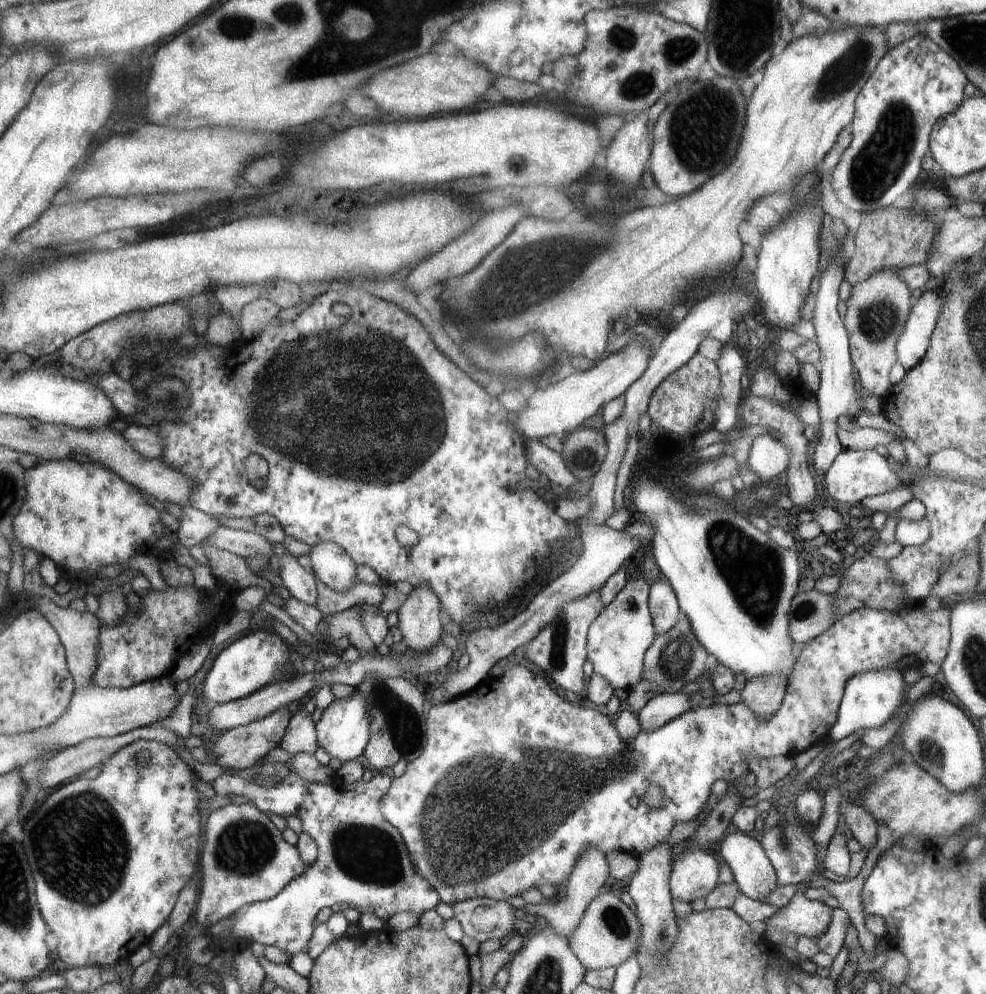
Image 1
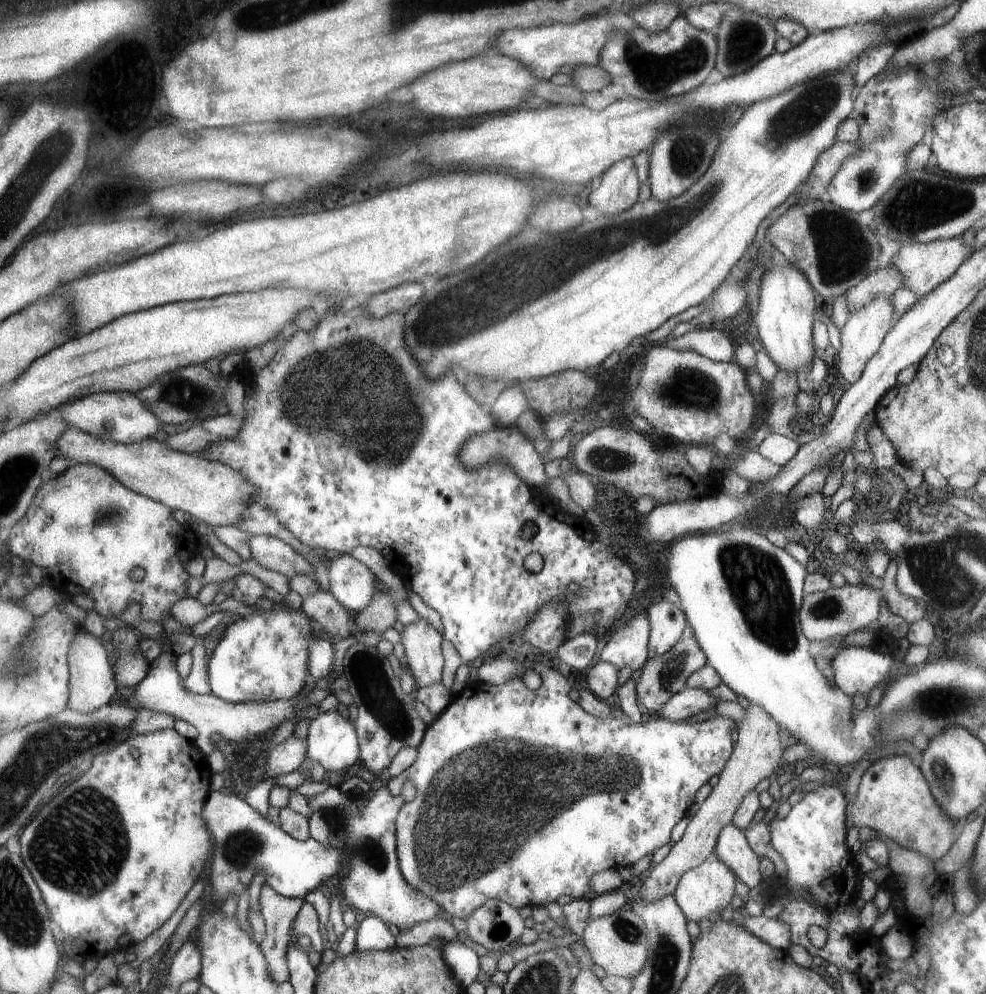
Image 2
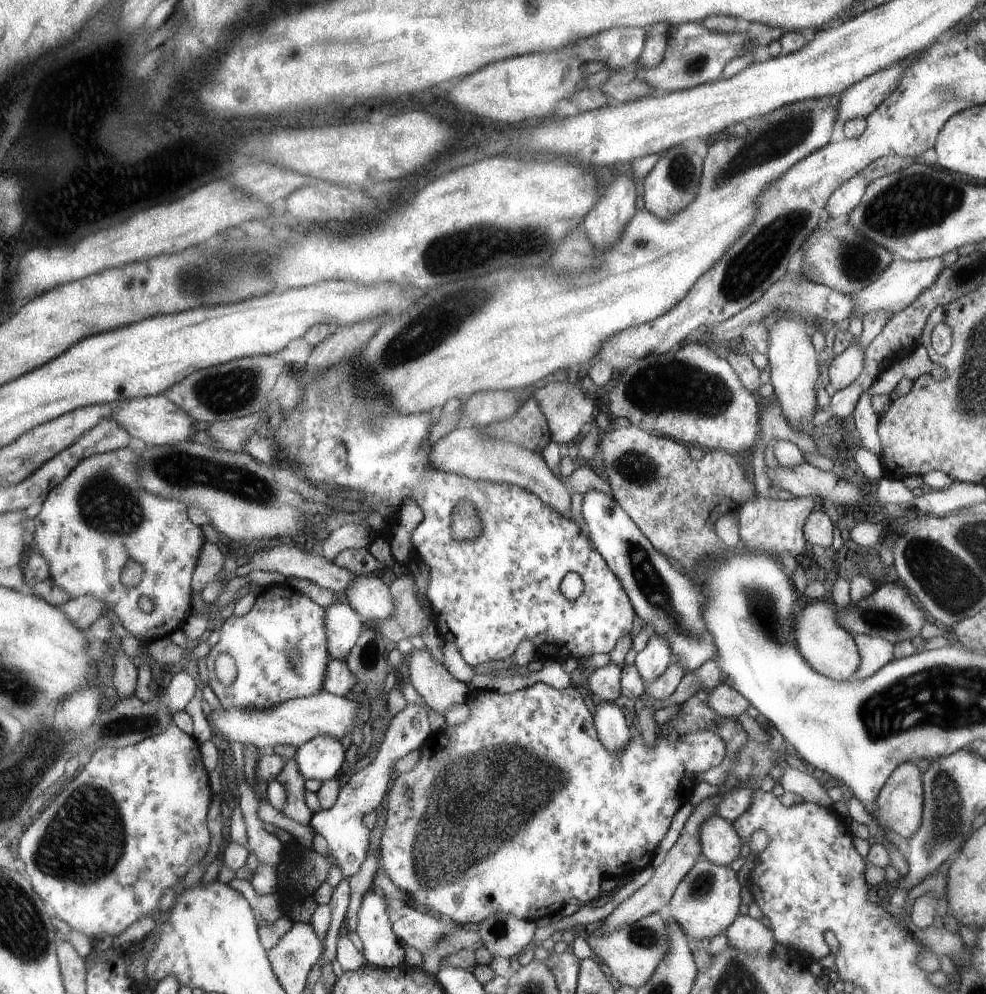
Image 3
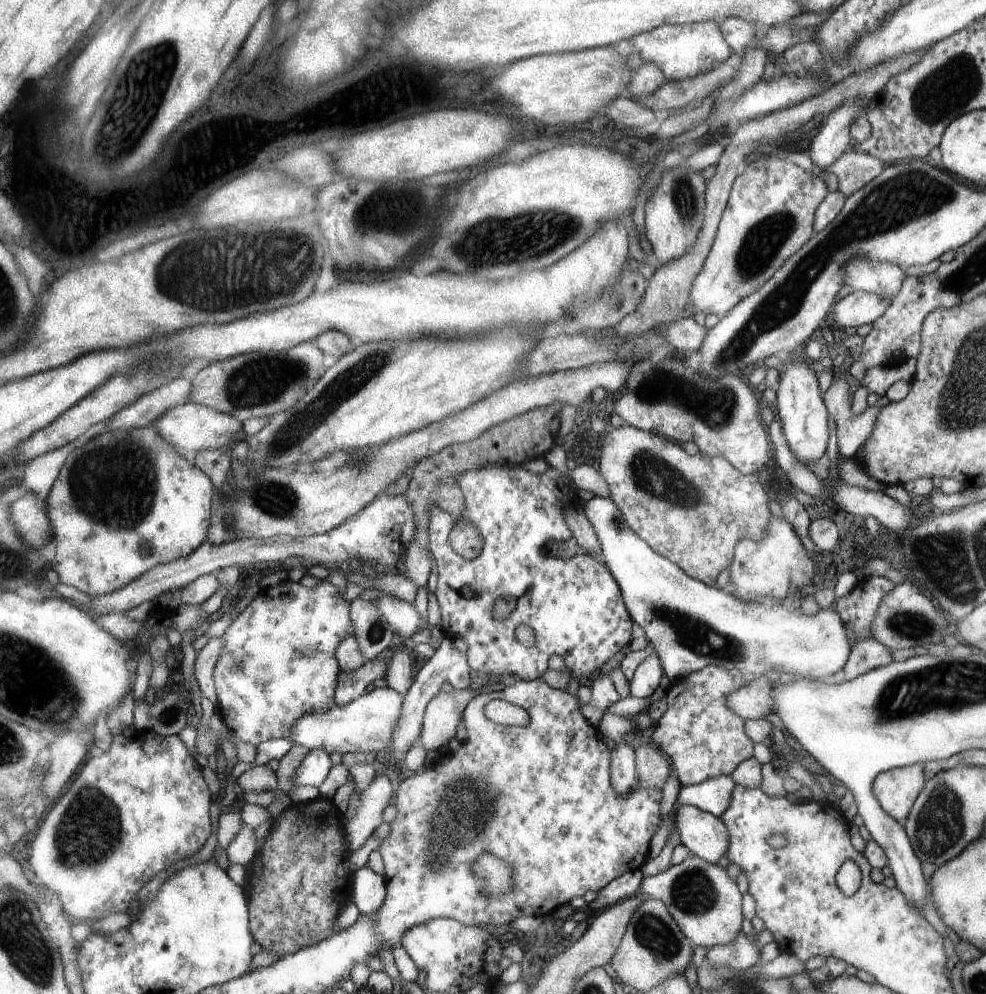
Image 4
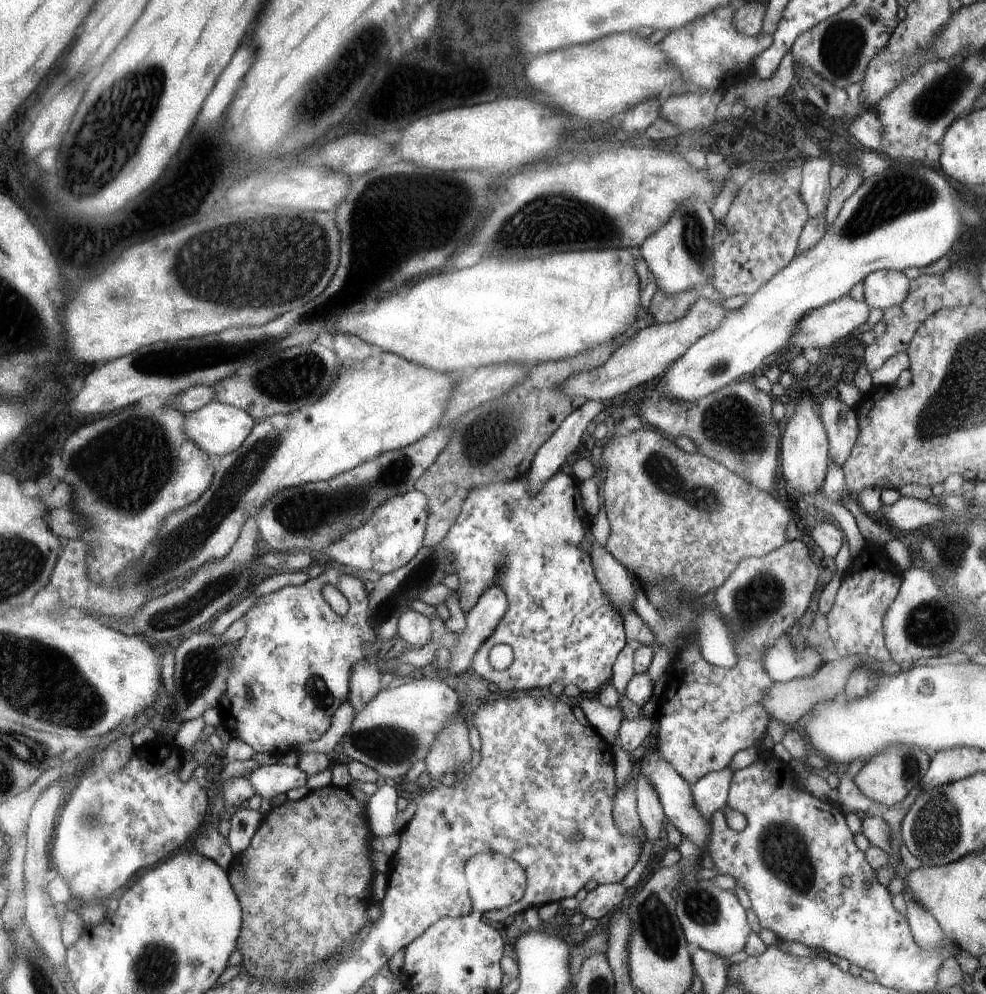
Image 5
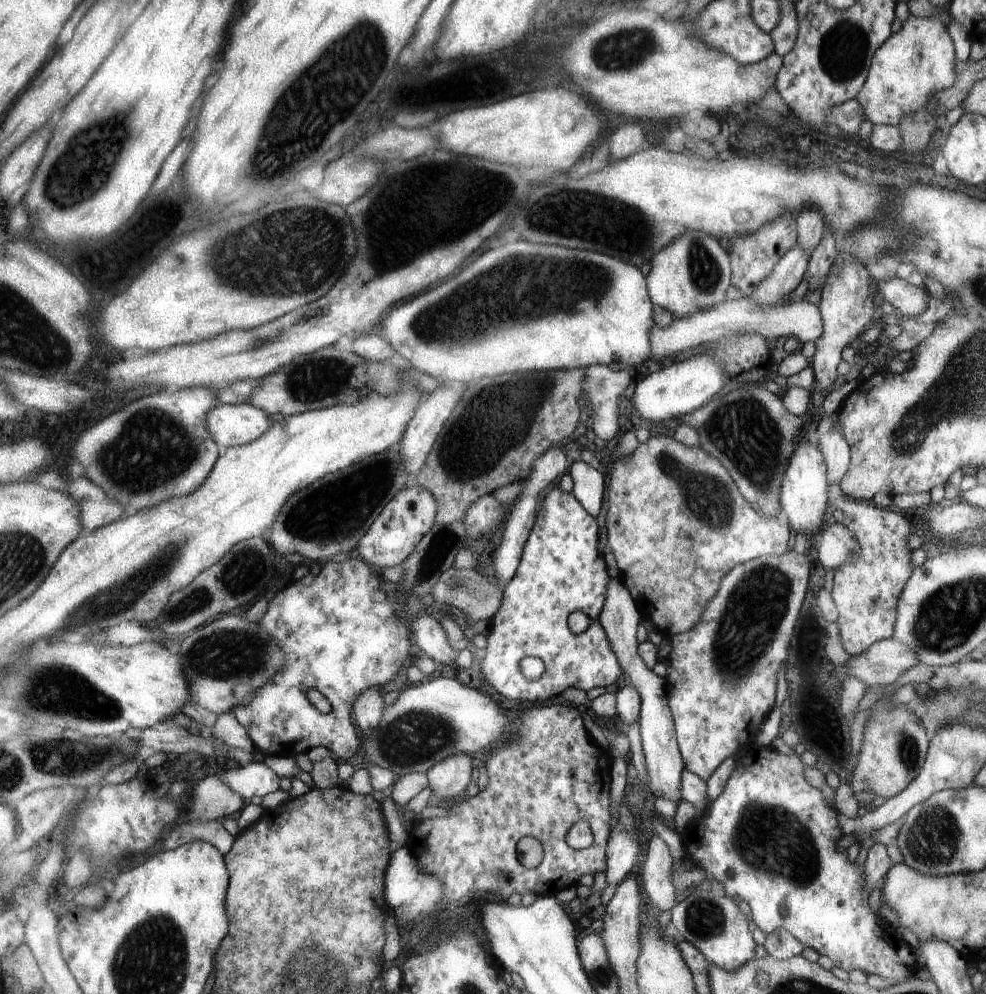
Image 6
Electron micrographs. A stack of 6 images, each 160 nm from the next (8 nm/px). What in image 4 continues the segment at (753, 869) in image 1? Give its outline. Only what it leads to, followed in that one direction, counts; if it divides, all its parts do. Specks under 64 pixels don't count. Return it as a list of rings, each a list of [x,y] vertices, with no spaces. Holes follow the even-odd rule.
[[[679,805],[674,812],[672,824],[680,836],[680,843],[701,860],[715,864],[719,857],[725,854],[730,836],[719,817],[693,805]]]

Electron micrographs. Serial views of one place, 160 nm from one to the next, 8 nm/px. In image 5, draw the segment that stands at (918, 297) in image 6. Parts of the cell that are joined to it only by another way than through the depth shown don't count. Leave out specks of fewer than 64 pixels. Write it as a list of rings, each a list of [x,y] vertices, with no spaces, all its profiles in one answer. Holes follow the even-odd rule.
[[[879,269],[864,276],[863,294],[868,308],[880,308],[882,311],[900,305],[908,295],[909,279],[893,269]]]

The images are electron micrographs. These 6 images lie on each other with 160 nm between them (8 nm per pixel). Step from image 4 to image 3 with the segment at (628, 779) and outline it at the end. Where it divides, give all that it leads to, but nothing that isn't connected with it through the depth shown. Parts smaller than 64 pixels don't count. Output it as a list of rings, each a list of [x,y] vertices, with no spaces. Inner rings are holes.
[[[595,703],[593,720],[604,747],[613,755],[620,753],[630,741],[629,729],[625,726],[623,713],[614,703]]]

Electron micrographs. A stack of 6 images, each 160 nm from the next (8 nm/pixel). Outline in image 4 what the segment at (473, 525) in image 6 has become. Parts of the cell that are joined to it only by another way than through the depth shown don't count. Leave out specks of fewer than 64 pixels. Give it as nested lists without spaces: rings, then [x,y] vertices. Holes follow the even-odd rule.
[[[507,463],[503,465],[487,465],[482,469],[476,469],[475,471],[467,471],[465,474],[459,475],[457,477],[458,483],[461,485],[466,498],[466,507],[462,512],[464,515],[464,520],[469,521],[478,528],[478,531],[485,537],[485,546],[481,551],[481,554],[474,558],[473,560],[466,559],[461,556],[453,547],[450,541],[450,536],[453,530],[456,528],[456,524],[460,522],[460,518],[451,512],[441,510],[441,507],[434,503],[430,509],[432,516],[430,517],[430,523],[427,527],[430,530],[430,548],[433,552],[434,560],[436,561],[436,566],[439,569],[439,581],[437,583],[436,595],[439,601],[439,606],[441,607],[441,622],[440,626],[447,637],[454,637],[457,635],[463,635],[470,644],[470,649],[468,650],[468,661],[473,670],[478,670],[484,673],[498,674],[501,677],[512,677],[515,680],[521,679],[524,681],[530,681],[533,679],[539,679],[541,675],[548,669],[547,659],[552,654],[559,654],[564,662],[564,668],[569,672],[572,682],[581,678],[581,676],[589,677],[591,672],[595,672],[603,662],[607,662],[615,652],[621,652],[621,648],[625,644],[629,644],[629,638],[631,638],[631,622],[632,618],[629,618],[627,614],[628,607],[623,606],[621,602],[621,594],[619,594],[618,584],[613,582],[613,578],[609,576],[609,572],[605,570],[606,566],[603,566],[602,562],[599,562],[596,558],[587,554],[583,548],[581,548],[575,538],[572,537],[569,527],[566,525],[566,520],[564,519],[564,514],[562,513],[562,507],[568,505],[569,507],[579,506],[578,499],[576,496],[576,491],[572,491],[569,487],[569,480],[567,476],[548,465],[547,470],[542,473],[533,474],[523,467],[507,467]],[[569,538],[569,540],[567,540]],[[547,544],[550,544],[549,548],[553,548],[553,556],[547,554]],[[505,597],[506,599],[511,599],[516,605],[515,608],[503,619],[495,619],[493,614],[493,605],[499,598]],[[518,624],[526,624],[533,630],[535,637],[535,643],[530,648],[521,645],[517,640],[515,640],[515,627]]]

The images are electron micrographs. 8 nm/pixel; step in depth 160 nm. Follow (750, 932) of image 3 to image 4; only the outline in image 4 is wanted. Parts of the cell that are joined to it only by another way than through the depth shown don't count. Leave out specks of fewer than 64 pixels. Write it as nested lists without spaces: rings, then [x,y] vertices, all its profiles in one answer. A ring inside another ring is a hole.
[[[742,931],[726,945],[713,945],[706,950],[704,958],[709,961],[710,966],[731,967],[736,970],[743,970],[759,962],[759,949],[754,936],[754,944],[743,935]]]

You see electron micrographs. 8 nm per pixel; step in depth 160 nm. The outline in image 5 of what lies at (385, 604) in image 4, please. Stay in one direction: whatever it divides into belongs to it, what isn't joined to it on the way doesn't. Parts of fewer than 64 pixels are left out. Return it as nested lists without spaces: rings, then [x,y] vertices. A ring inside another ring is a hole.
[[[405,609],[405,613],[400,618],[398,632],[407,647],[423,648],[426,644],[431,643],[431,638],[433,638],[431,618],[415,610]]]

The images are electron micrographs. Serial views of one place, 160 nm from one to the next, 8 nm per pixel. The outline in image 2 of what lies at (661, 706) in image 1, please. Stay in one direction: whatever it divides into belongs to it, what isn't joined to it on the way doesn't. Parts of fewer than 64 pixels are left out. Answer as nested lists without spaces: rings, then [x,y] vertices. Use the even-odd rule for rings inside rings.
[[[684,689],[669,698],[668,702],[657,712],[657,716],[668,721],[683,722],[687,717],[693,716],[707,708],[716,708],[721,701],[713,697],[708,689]]]

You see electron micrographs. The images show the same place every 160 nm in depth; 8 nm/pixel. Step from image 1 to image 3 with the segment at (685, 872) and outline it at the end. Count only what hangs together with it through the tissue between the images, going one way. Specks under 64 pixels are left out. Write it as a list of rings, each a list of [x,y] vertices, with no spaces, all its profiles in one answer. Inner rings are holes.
[[[698,858],[677,883],[667,901],[667,908],[690,941],[710,939],[719,932],[726,932],[736,918],[739,912],[739,888],[741,884],[737,882],[735,871],[728,865],[714,865],[704,858]]]

